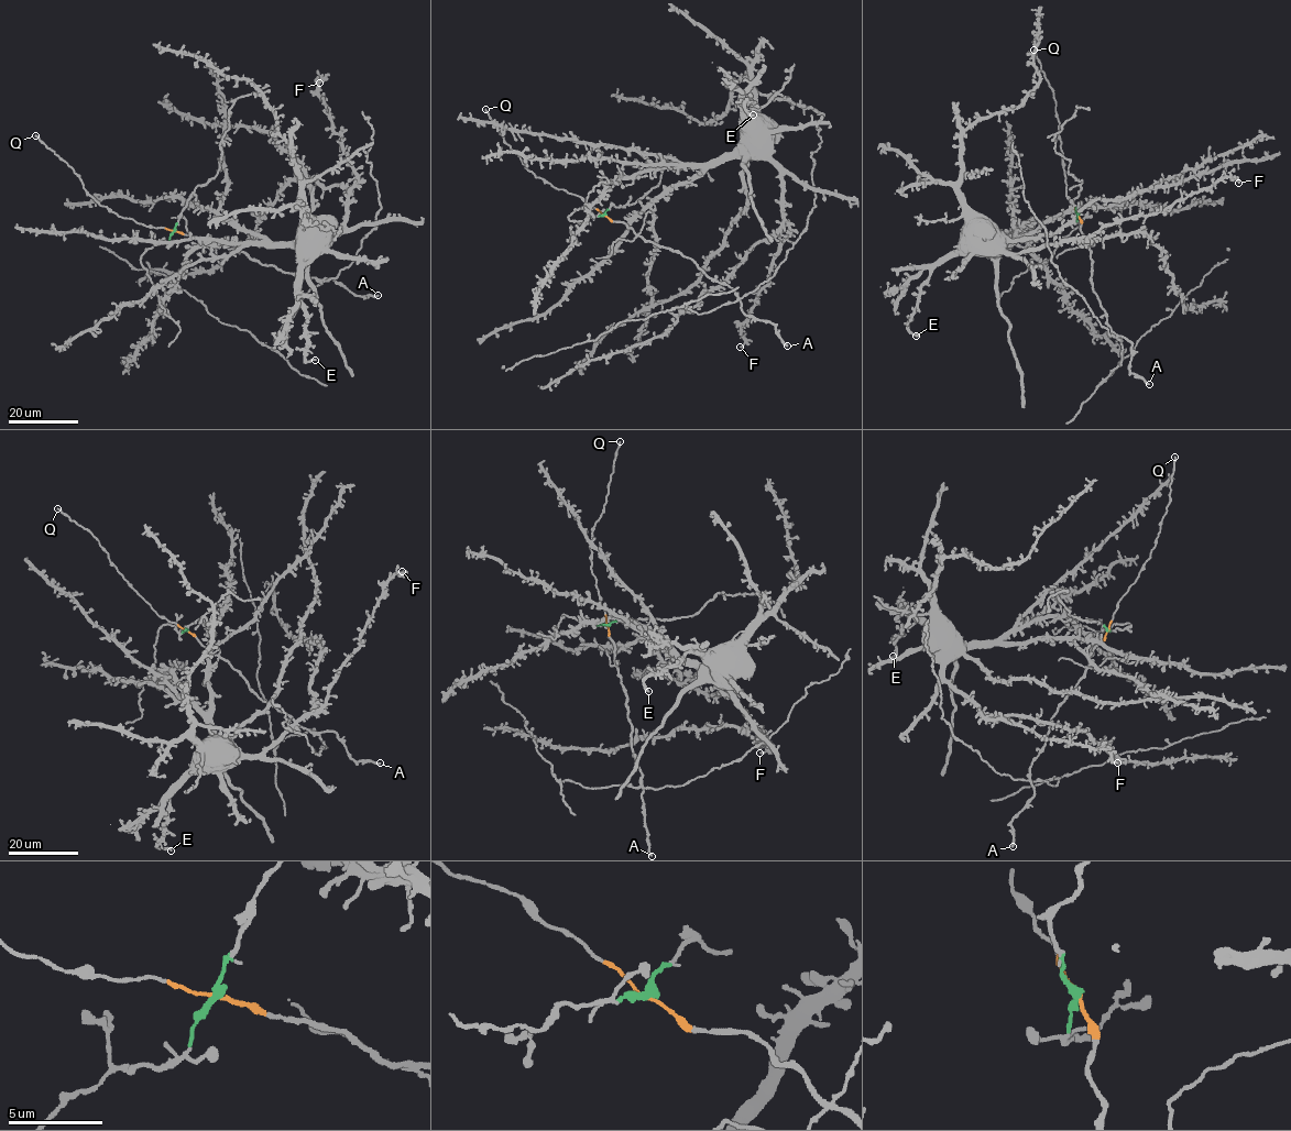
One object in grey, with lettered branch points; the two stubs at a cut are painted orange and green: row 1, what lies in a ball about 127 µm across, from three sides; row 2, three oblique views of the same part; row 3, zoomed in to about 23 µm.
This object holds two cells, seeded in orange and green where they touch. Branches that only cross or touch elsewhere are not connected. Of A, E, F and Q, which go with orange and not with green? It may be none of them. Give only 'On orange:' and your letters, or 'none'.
On orange: A, Q

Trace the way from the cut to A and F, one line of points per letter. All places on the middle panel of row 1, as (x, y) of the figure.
A: (603, 216), (624, 222), (645, 240), (691, 257), (710, 278), (732, 288), (746, 316), (773, 322), (787, 347)
F: (603, 216), (568, 216), (617, 177), (730, 156), (769, 161), (789, 234), (740, 347)

